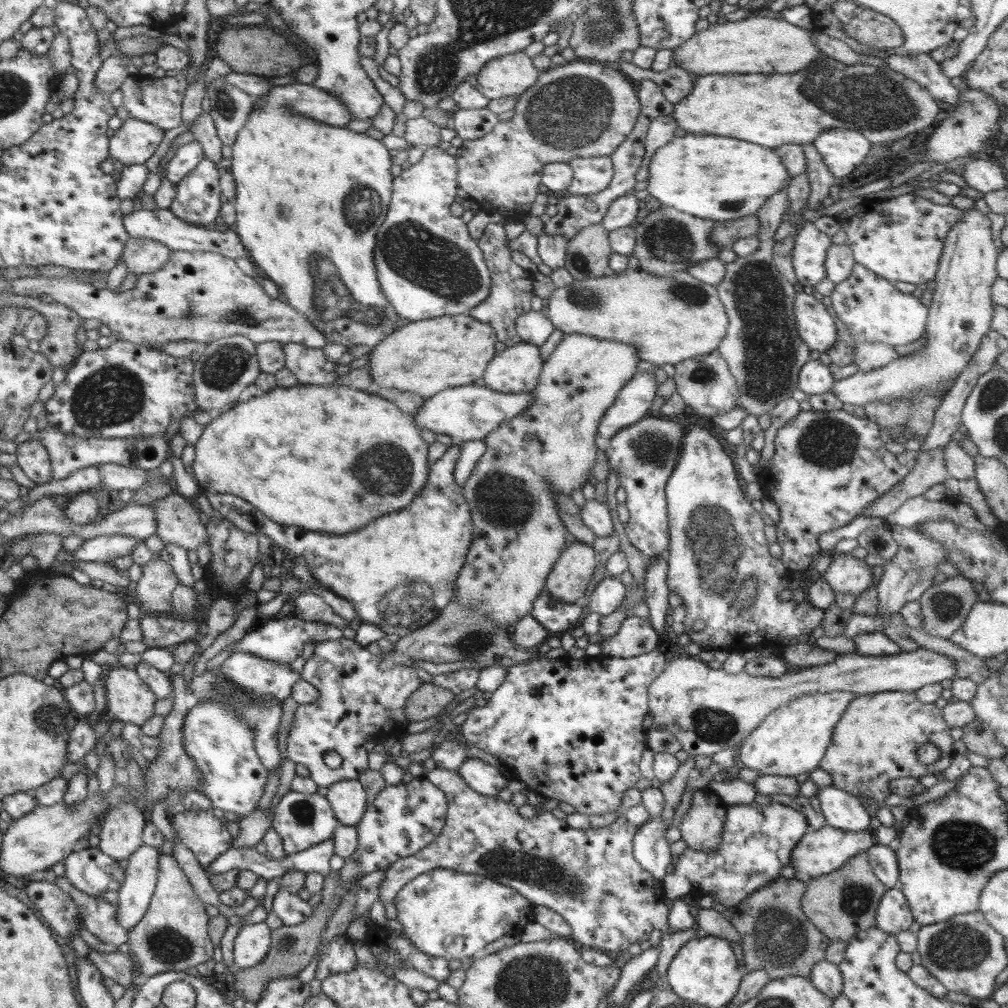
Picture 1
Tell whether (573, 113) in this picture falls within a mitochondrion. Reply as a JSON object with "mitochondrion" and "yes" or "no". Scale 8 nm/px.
{"mitochondrion":"yes"}

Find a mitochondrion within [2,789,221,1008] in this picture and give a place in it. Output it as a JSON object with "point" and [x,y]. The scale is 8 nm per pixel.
{"point":[166,945]}

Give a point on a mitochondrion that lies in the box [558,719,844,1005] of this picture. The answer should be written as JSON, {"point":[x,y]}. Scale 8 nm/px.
{"point":[778,939]}

